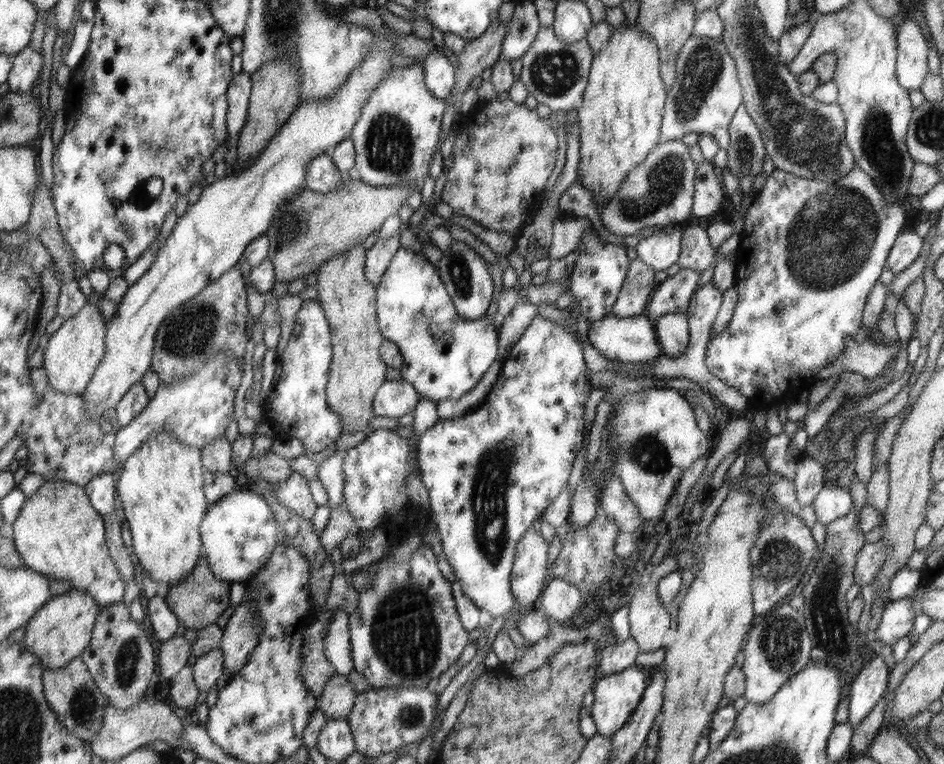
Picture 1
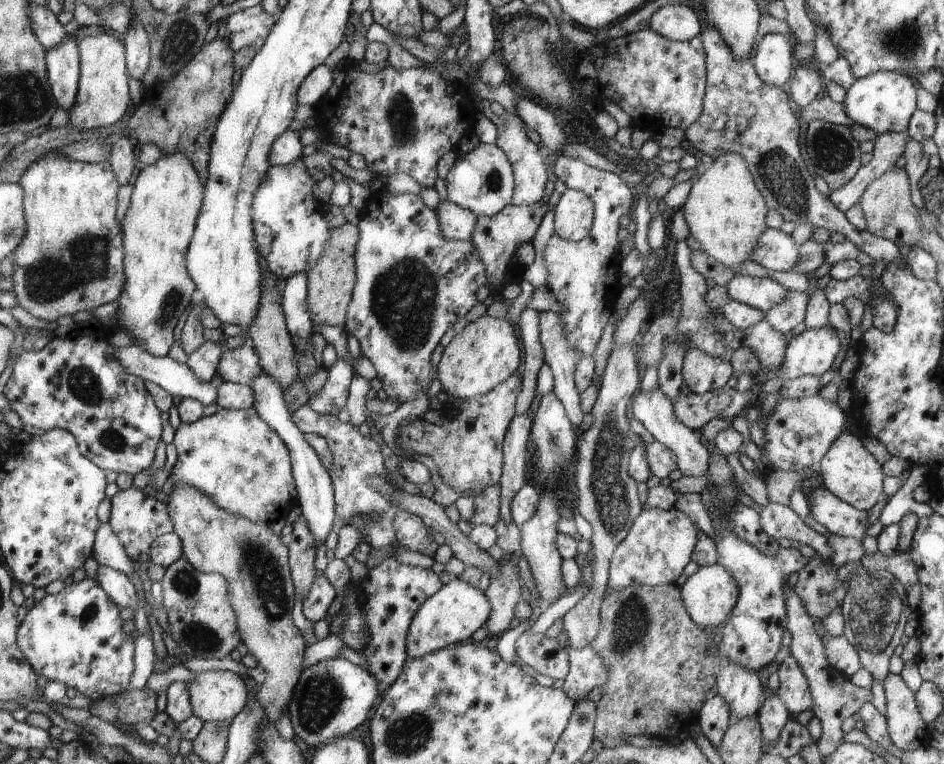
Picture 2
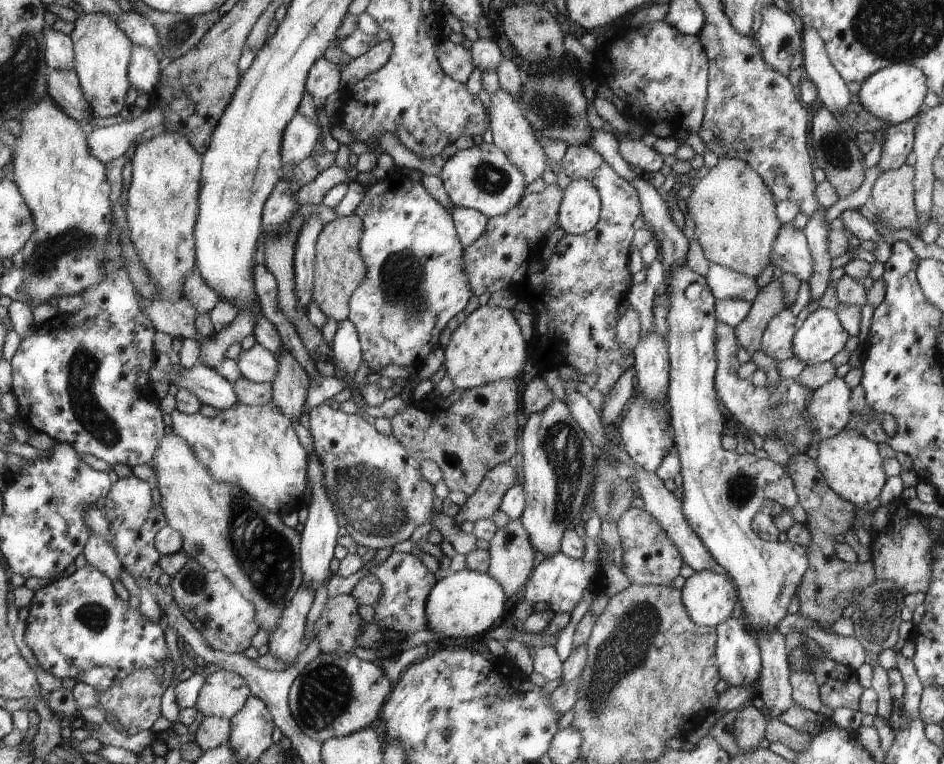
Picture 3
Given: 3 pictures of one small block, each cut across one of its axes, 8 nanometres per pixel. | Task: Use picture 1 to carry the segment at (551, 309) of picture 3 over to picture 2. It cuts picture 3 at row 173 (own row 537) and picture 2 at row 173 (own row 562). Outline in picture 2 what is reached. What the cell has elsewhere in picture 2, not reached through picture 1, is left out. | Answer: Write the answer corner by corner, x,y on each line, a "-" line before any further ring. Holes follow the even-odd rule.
561,153
558,159
554,162
554,174
557,180
565,184
568,189
576,189
577,191
586,193
593,199
596,212
594,213
592,232
588,237
581,241
564,240
556,235
553,235
548,240
544,250
544,262
548,271
546,288
565,306
564,312
560,315
565,322
565,331
569,345
574,347
581,354
579,364
576,368
575,385
579,392
584,392
592,382
594,376
594,361
596,355
594,350
597,350
596,344
600,344
602,336
604,336
605,326
608,324
610,314
614,312
614,302
616,296
620,292
620,282
618,282
618,270
620,270
620,257
623,257
616,251
616,247
620,242
618,240
618,225
620,217
623,214
632,214
634,211
634,200
636,193
632,186
624,183
620,179
620,175
603,171
595,167
591,167
587,162
572,157
565,157

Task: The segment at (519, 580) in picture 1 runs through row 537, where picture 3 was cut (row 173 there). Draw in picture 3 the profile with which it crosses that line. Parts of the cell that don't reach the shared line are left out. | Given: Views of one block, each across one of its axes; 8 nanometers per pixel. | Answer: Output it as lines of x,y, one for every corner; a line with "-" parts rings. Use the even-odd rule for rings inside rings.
499,88
490,96
492,102
490,102
488,112
489,128
494,137
493,144
496,147
500,147
508,158
522,170
527,179
527,184
532,183
537,178
542,178
542,172
546,170
546,154
542,150
543,146
538,144
538,140
536,140
536,136
532,132
532,126
528,122
528,117
525,116
519,100
502,88

